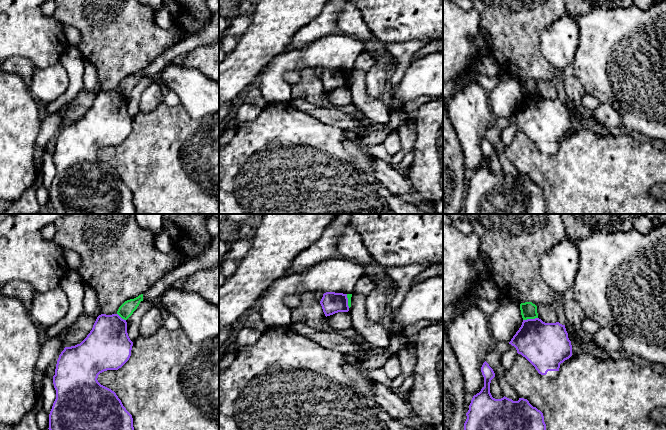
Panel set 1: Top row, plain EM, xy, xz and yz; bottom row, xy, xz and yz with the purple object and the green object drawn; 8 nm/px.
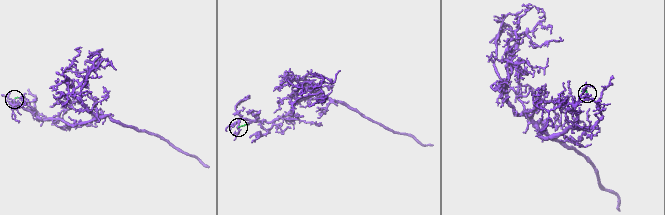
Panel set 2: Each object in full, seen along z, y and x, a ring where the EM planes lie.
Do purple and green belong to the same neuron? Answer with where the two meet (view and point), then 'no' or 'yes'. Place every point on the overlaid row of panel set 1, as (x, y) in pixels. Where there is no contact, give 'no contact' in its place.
yz (530, 319) | no

